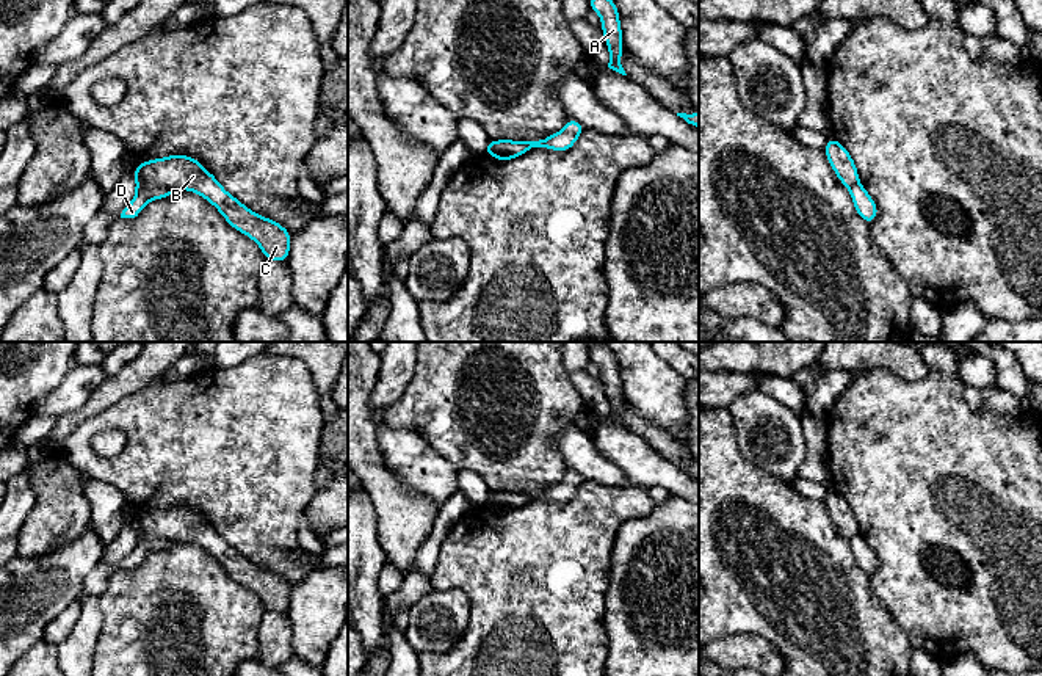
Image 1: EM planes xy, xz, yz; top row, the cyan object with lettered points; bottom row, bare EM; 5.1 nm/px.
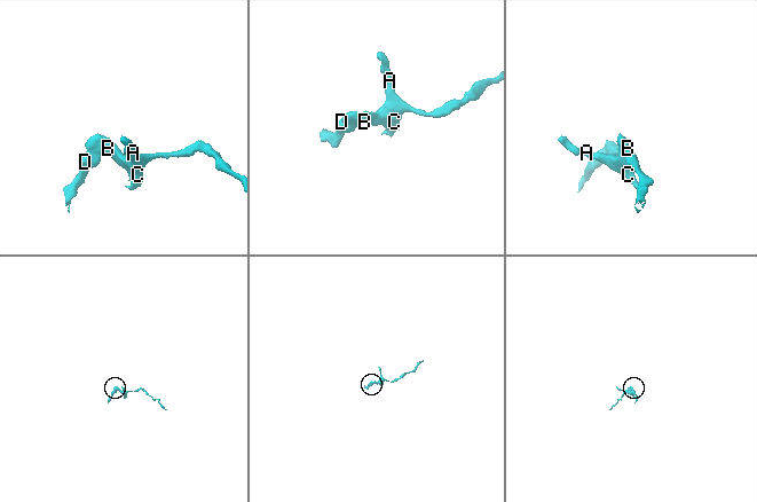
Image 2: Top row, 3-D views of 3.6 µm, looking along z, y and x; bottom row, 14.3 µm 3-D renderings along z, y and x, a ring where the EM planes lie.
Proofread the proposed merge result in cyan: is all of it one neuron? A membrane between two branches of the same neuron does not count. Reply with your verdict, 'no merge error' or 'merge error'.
merge error

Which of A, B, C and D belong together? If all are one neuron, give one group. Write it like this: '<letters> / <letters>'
A B C / D

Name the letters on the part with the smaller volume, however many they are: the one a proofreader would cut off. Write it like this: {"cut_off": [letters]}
{"cut_off": ["D"]}

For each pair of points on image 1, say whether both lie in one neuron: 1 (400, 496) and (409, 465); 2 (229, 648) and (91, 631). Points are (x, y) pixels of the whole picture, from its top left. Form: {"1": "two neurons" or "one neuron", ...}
{"1": "two neurons", "2": "two neurons"}

